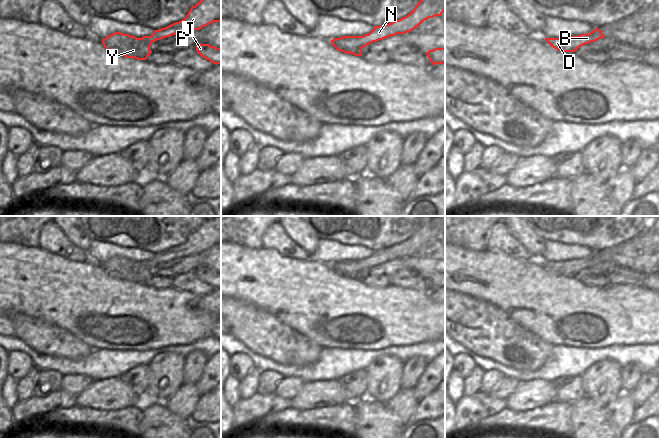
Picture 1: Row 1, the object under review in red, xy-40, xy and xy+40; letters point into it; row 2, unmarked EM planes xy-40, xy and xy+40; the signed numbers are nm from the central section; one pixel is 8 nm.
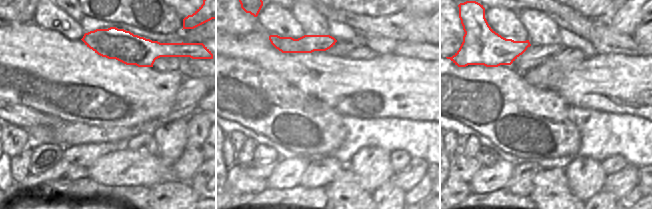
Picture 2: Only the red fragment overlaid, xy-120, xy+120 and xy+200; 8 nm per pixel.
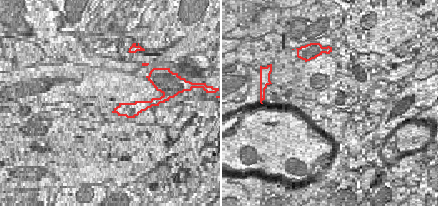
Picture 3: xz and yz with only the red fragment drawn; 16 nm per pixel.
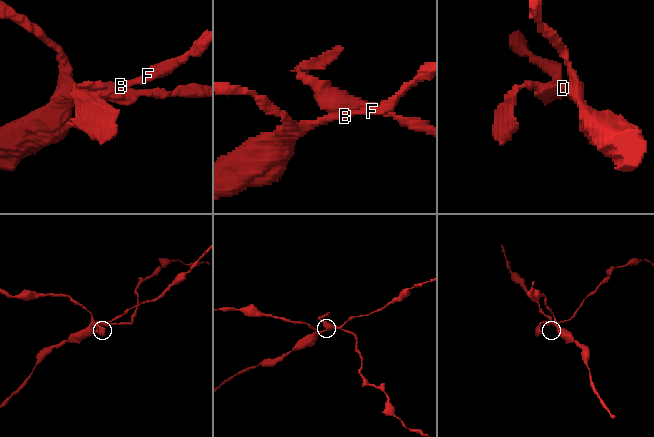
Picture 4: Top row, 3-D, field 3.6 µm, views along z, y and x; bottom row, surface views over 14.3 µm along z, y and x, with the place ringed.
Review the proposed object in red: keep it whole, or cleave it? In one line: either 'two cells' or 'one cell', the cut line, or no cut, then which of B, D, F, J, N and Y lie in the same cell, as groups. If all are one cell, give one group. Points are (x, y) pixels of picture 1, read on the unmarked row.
two cells; cut xy-40 (142, 261), (151, 266); groups B D F N / J Y

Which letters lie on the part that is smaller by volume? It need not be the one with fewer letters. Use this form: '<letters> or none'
J, Y

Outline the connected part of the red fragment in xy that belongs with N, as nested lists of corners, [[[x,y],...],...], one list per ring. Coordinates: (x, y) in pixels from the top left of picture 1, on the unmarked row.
[[[436,216],[429,220],[422,220],[416,231],[405,241],[383,250],[374,250],[374,253],[363,260],[343,260],[331,264],[332,269],[341,272],[355,280],[362,280],[362,271],[373,266],[406,258],[420,250],[425,244],[435,240],[442,240],[445,235],[445,219]]]

